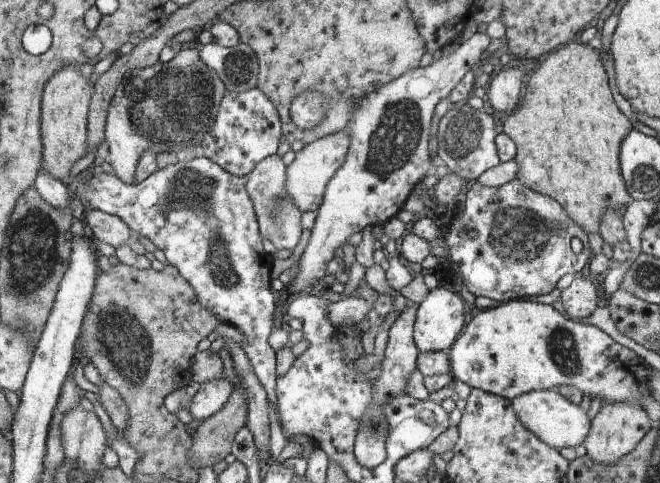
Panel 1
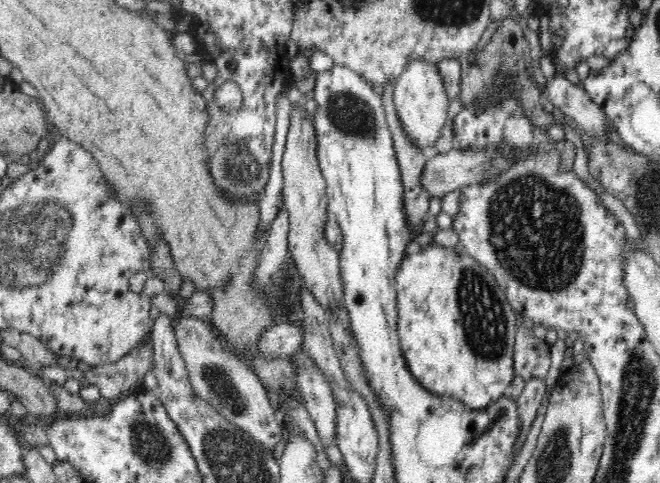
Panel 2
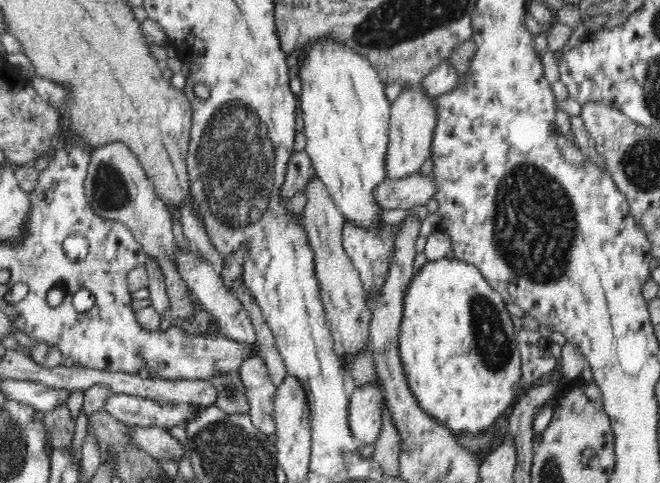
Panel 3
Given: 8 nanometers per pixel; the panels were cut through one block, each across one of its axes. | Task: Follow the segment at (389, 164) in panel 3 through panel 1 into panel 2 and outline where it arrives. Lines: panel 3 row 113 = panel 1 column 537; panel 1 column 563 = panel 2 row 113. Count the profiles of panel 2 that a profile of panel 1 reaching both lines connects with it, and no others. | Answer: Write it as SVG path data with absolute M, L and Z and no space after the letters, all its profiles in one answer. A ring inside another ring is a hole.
M414 61L395 82L393 106L401 129L409 138L409 144L423 152L431 153L434 143L441 136L448 117L448 103L448 95L436 65Z

